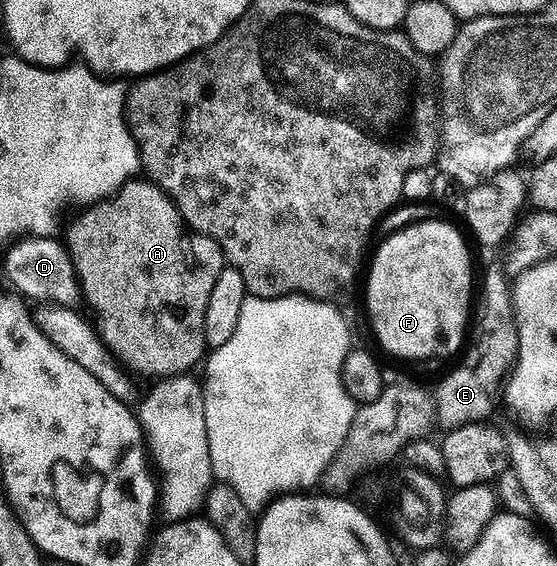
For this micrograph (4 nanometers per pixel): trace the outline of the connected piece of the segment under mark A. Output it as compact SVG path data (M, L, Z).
M147 179L128 181L111 197L81 213L84 214L68 231L66 244L76 263L83 292L100 315L98 332L113 356L130 369L153 379L194 370L192 368L206 357L204 324L210 291L214 291L218 275L226 268L220 242L189 228L167 193Z

